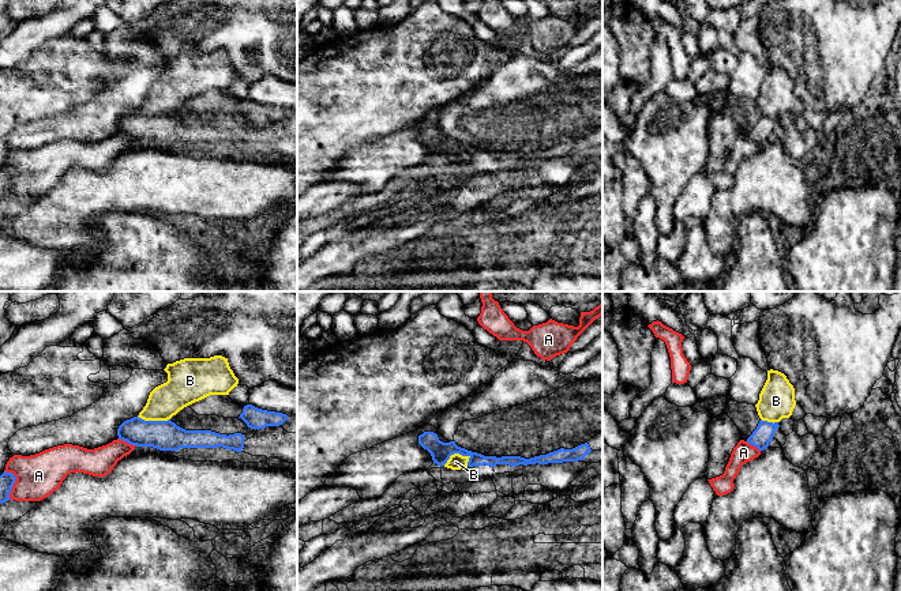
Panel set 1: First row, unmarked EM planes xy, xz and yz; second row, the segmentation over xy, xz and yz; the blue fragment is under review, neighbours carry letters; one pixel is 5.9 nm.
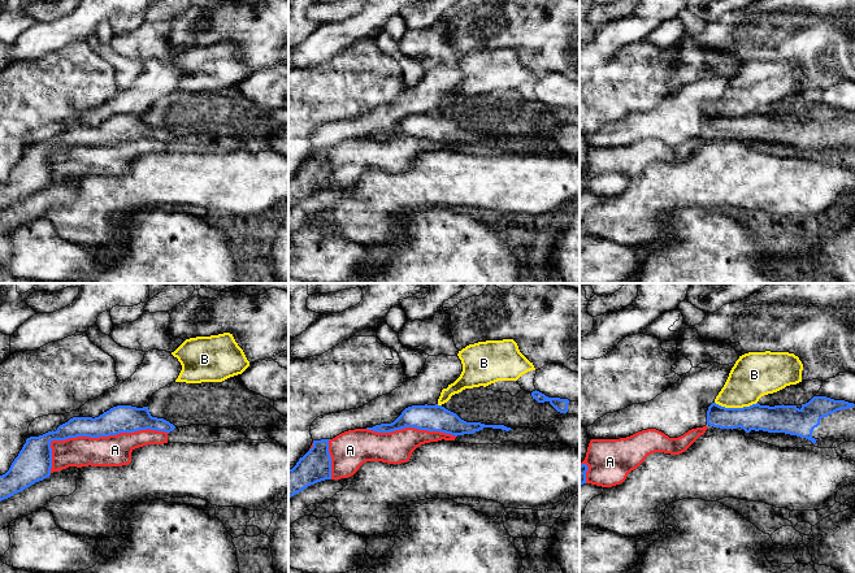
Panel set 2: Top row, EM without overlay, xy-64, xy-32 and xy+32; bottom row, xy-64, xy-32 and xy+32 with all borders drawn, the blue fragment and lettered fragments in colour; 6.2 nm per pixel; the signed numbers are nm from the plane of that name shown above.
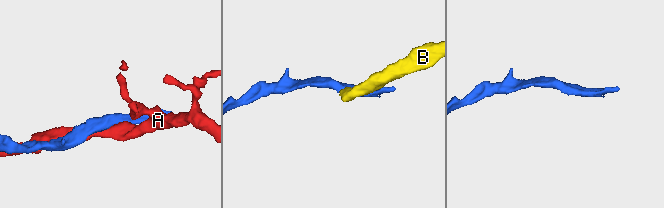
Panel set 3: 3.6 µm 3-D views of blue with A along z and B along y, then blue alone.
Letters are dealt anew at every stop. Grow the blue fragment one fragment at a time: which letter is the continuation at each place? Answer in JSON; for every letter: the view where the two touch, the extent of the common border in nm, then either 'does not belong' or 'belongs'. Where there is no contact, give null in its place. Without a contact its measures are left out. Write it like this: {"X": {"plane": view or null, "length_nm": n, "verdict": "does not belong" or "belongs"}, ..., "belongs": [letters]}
{"A": {"plane": "xy", "length_nm": 120, "verdict": "does not belong"}, "B": {"plane": "xz", "length_nm": 180, "verdict": "does not belong"}, "belongs": []}

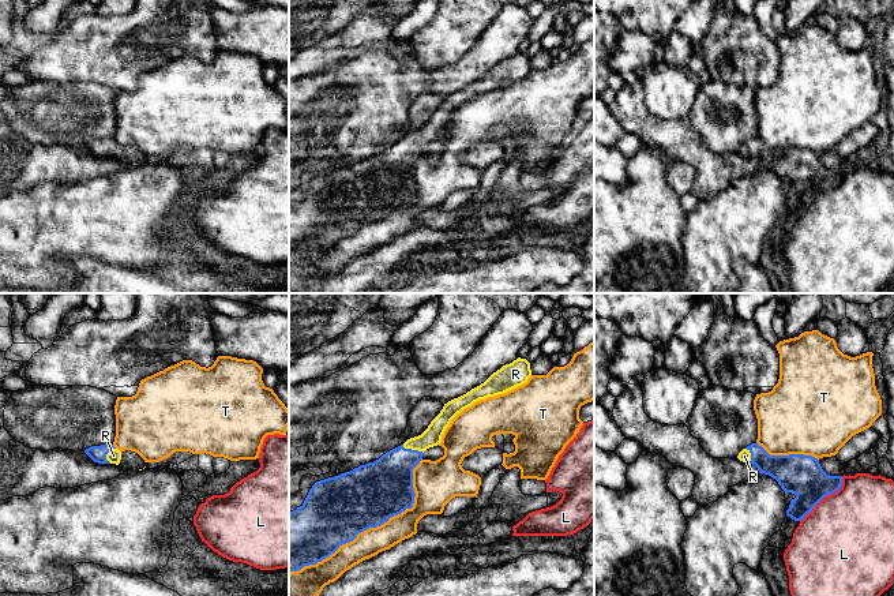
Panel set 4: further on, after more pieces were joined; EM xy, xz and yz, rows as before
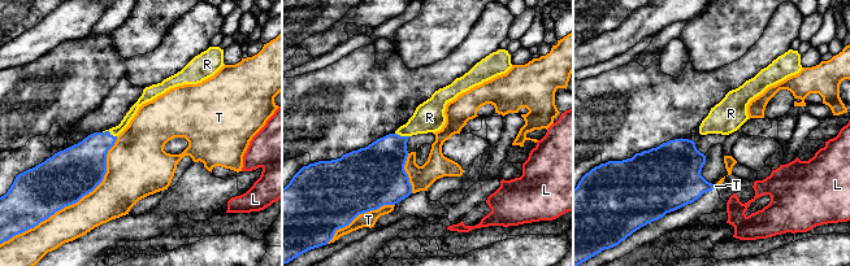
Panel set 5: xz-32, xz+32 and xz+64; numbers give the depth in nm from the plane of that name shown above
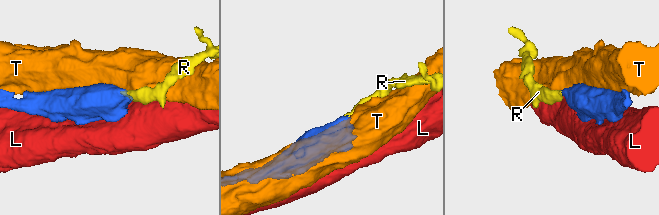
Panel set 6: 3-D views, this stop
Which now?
{"L": {"plane": "yz", "length_nm": 380, "verdict": "does not belong"}, "R": {"plane": "xz", "length_nm": 140, "verdict": "belongs"}, "T": {"plane": "xz", "length_nm": 1050, "verdict": "does not belong"}, "belongs": ["R"]}

